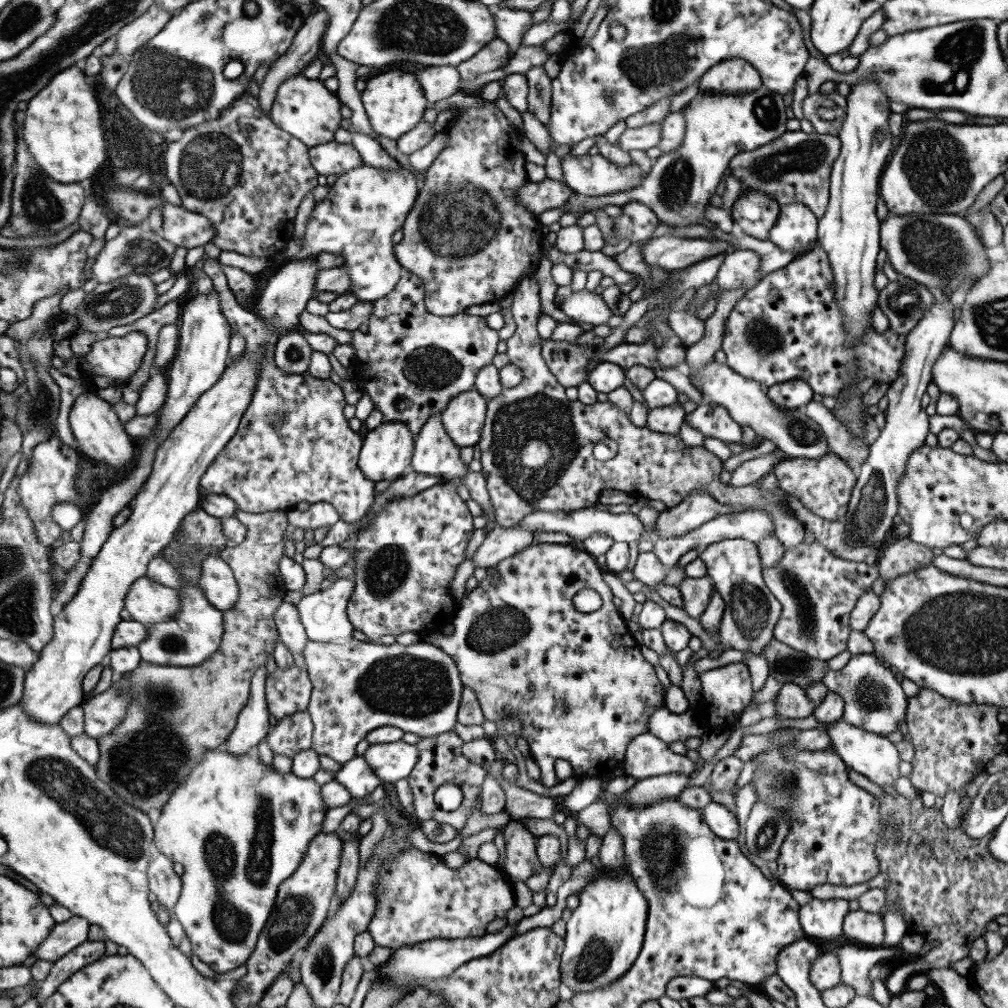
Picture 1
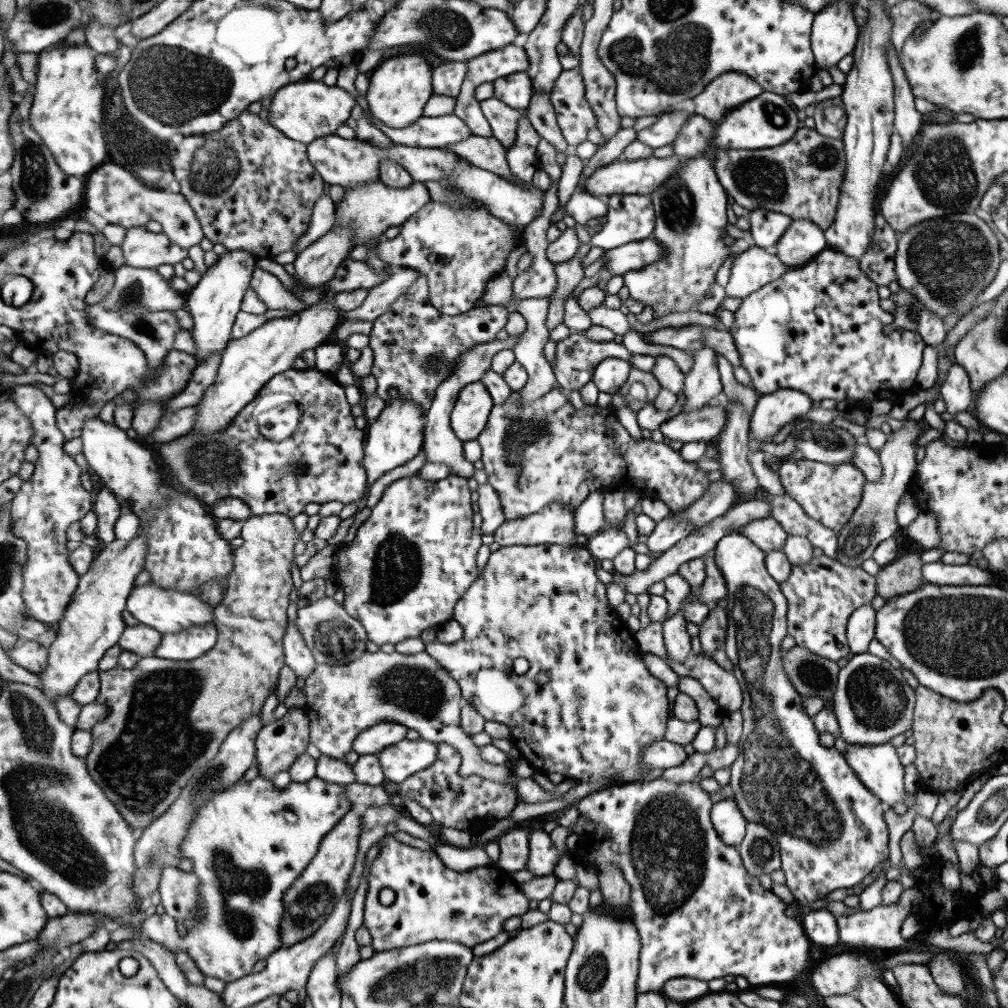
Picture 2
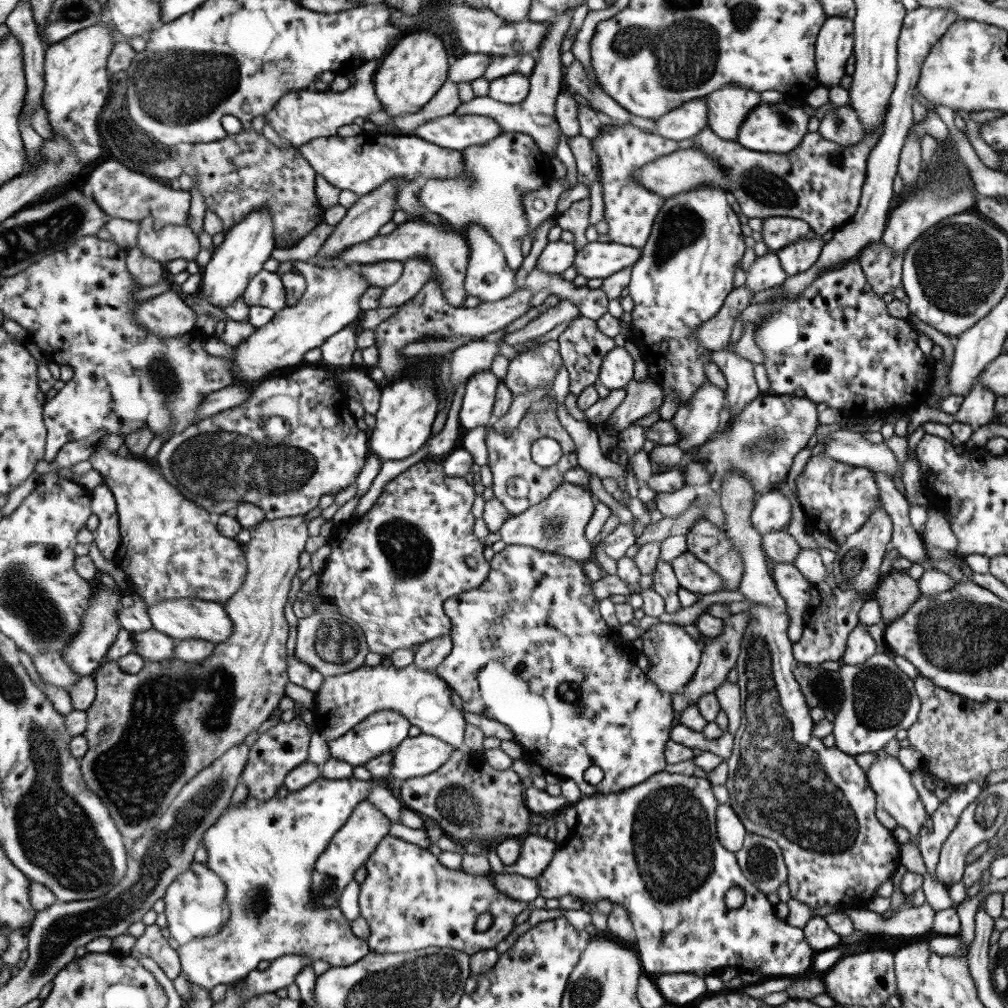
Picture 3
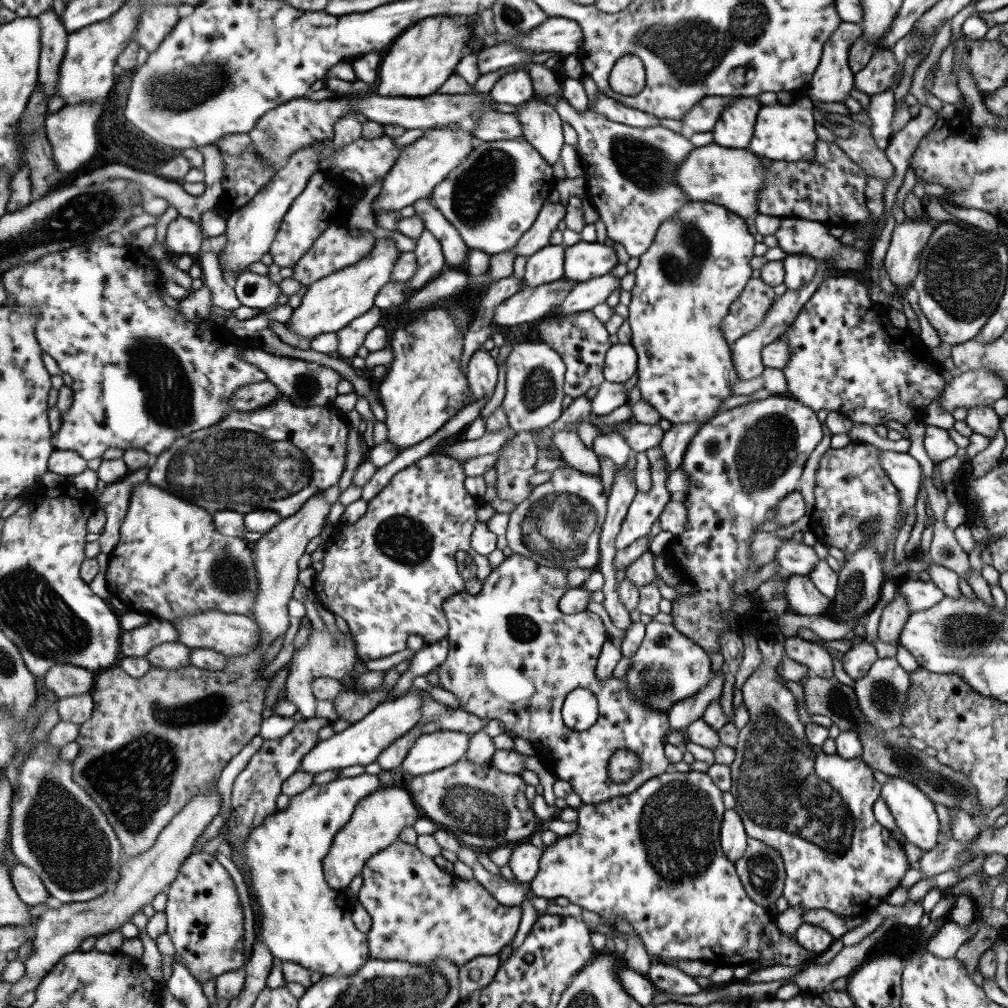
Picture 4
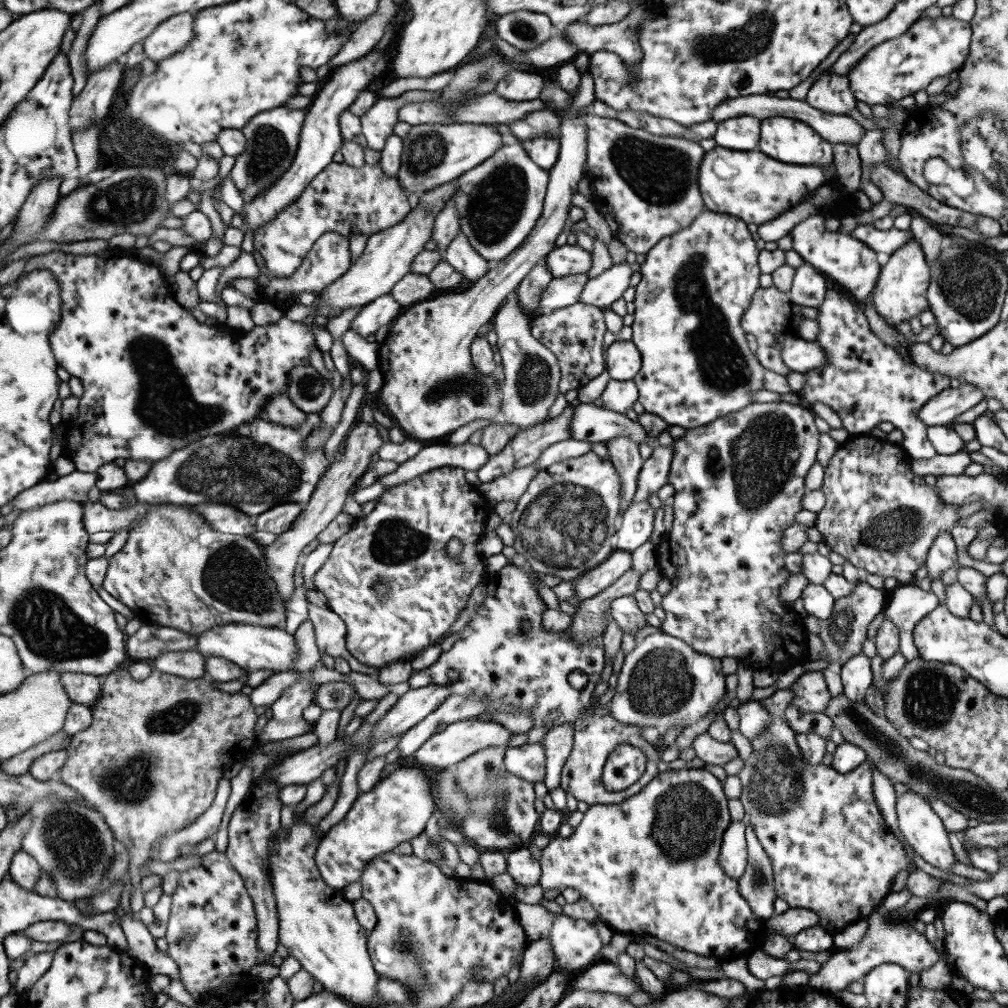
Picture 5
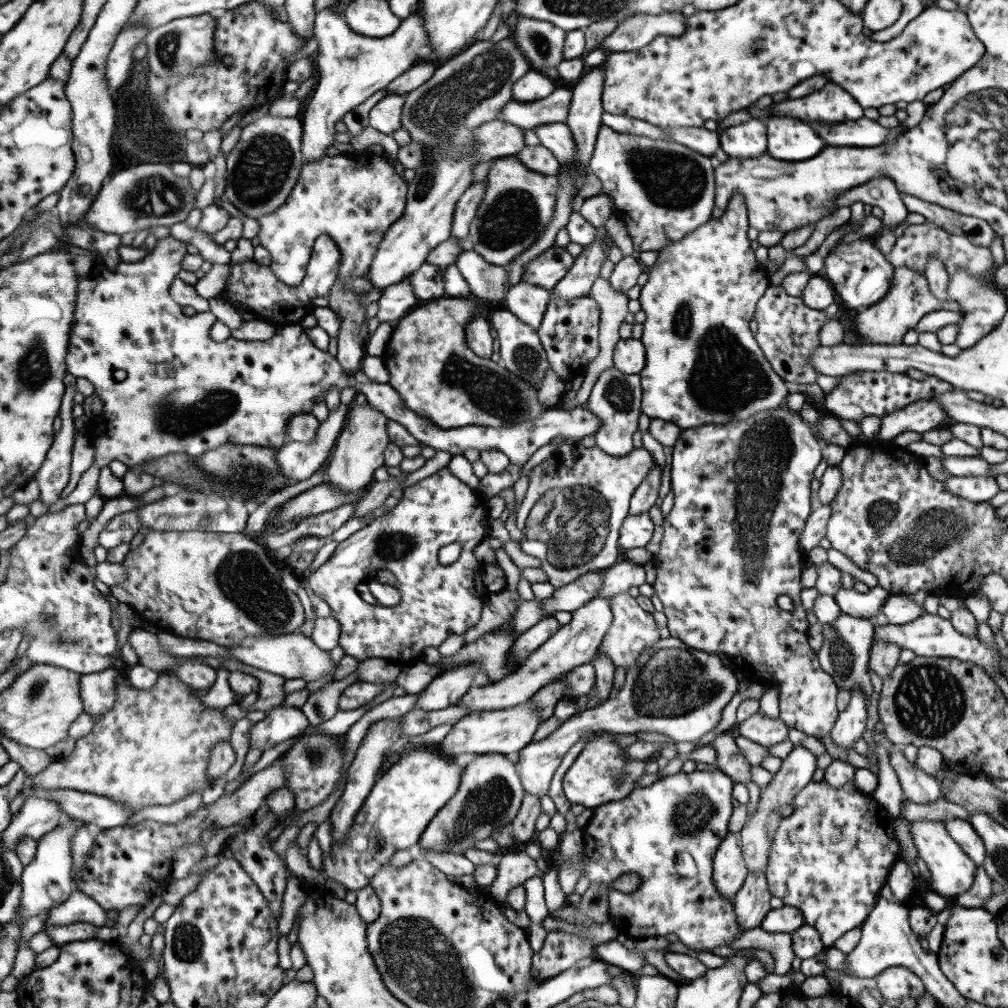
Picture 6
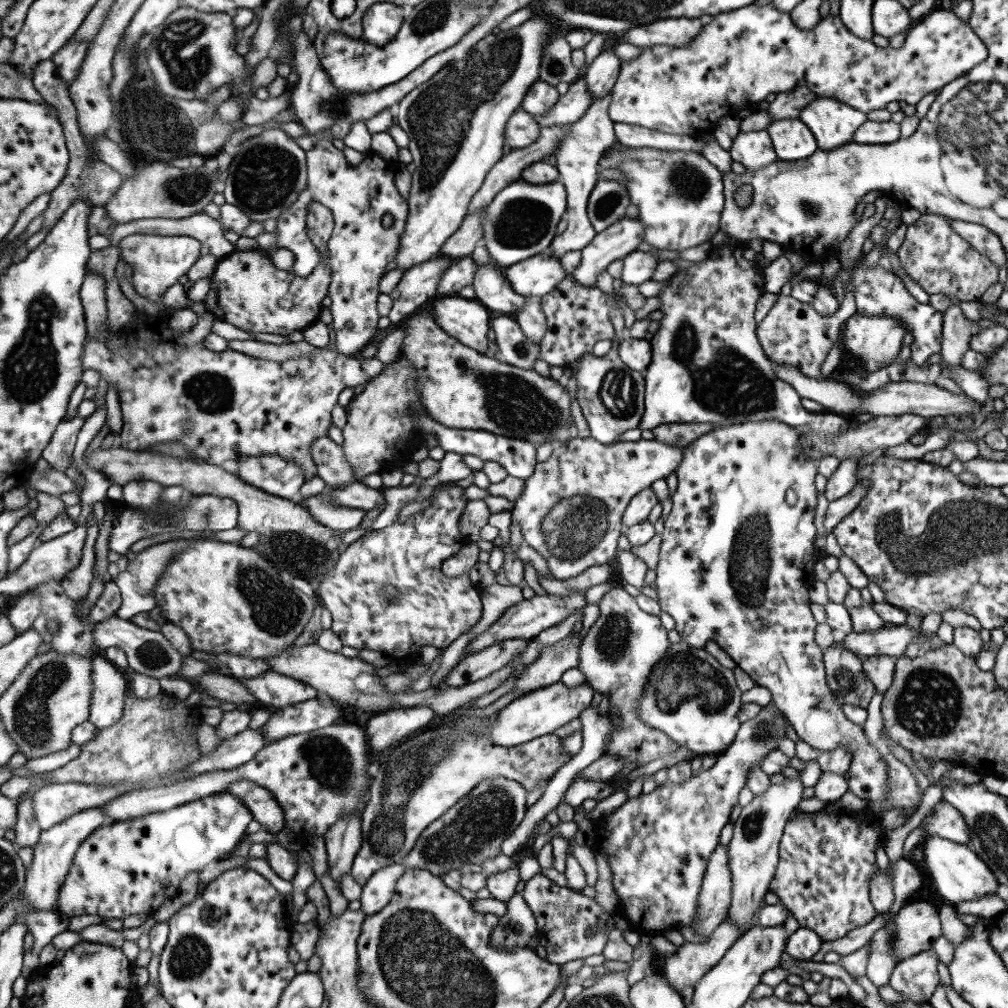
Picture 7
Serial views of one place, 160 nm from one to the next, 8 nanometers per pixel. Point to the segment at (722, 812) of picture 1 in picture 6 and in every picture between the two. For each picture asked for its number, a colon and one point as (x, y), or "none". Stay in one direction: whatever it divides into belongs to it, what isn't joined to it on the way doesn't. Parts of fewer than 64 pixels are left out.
2: (729, 824)
3: (730, 831)
4: (733, 839)
5: (732, 852)
6: (728, 868)

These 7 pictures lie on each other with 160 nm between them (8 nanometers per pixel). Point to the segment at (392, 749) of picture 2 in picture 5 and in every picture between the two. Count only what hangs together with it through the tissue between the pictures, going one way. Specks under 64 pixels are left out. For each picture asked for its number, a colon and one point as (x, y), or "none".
3: (422, 755)
4: (438, 750)
5: (460, 739)

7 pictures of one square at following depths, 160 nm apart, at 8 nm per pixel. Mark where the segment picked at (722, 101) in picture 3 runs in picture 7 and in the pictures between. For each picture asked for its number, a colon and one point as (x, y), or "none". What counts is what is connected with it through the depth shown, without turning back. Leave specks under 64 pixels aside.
4: (733, 129)
5: (741, 133)
6: (747, 140)
7: (753, 149)

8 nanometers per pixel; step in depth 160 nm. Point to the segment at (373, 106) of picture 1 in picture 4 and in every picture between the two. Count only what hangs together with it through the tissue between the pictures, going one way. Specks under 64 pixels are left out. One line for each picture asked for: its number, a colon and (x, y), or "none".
2: (399, 90)
3: (406, 79)
4: (417, 63)

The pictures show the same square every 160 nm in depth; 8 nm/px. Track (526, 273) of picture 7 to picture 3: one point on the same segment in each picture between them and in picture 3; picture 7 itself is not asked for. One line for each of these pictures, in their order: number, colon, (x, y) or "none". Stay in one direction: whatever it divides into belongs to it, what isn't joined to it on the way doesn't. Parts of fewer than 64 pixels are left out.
3: (598, 259)
4: (583, 260)
5: (563, 260)
6: (545, 271)

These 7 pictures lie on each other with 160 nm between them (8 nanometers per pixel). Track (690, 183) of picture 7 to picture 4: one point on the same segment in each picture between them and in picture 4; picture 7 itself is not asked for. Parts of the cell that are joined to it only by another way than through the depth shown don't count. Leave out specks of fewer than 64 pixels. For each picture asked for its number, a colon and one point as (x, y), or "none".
4: (629, 171)
5: (646, 187)
6: (661, 190)

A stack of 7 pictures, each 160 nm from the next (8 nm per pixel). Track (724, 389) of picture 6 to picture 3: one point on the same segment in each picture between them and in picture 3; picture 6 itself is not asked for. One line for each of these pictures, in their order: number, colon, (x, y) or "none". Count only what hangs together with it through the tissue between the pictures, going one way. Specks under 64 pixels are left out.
3: (686, 268)
4: (698, 263)
5: (695, 365)

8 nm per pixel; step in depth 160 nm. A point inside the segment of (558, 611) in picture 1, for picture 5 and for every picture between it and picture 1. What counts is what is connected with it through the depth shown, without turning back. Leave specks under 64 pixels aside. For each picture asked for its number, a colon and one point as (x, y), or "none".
2: (594, 708)
3: (531, 632)
4: (512, 655)
5: (503, 655)

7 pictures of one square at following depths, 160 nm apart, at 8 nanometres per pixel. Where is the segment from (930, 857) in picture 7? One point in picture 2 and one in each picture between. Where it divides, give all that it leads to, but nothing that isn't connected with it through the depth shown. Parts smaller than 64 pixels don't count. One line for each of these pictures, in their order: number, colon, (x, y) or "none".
2: (878, 767)
3: (888, 778)
4: (913, 813)
5: (921, 828)
6: (951, 872)

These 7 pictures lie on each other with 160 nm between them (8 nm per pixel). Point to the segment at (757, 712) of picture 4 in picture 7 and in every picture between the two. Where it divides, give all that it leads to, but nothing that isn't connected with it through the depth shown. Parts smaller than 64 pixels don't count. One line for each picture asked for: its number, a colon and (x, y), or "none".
5: (829, 847)
6: (829, 858)
7: (825, 861)

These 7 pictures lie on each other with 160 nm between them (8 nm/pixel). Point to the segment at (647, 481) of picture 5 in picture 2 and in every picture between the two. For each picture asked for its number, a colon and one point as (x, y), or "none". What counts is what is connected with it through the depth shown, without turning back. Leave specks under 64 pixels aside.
2: (701, 383)
3: (695, 420)
4: (673, 443)

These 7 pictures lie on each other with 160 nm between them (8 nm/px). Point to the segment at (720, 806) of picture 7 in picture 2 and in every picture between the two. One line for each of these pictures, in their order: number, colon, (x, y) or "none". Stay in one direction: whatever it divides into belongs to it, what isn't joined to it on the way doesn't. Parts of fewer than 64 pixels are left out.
2: (699, 914)
3: (652, 849)
4: (653, 857)
5: (648, 865)
6: (685, 812)

